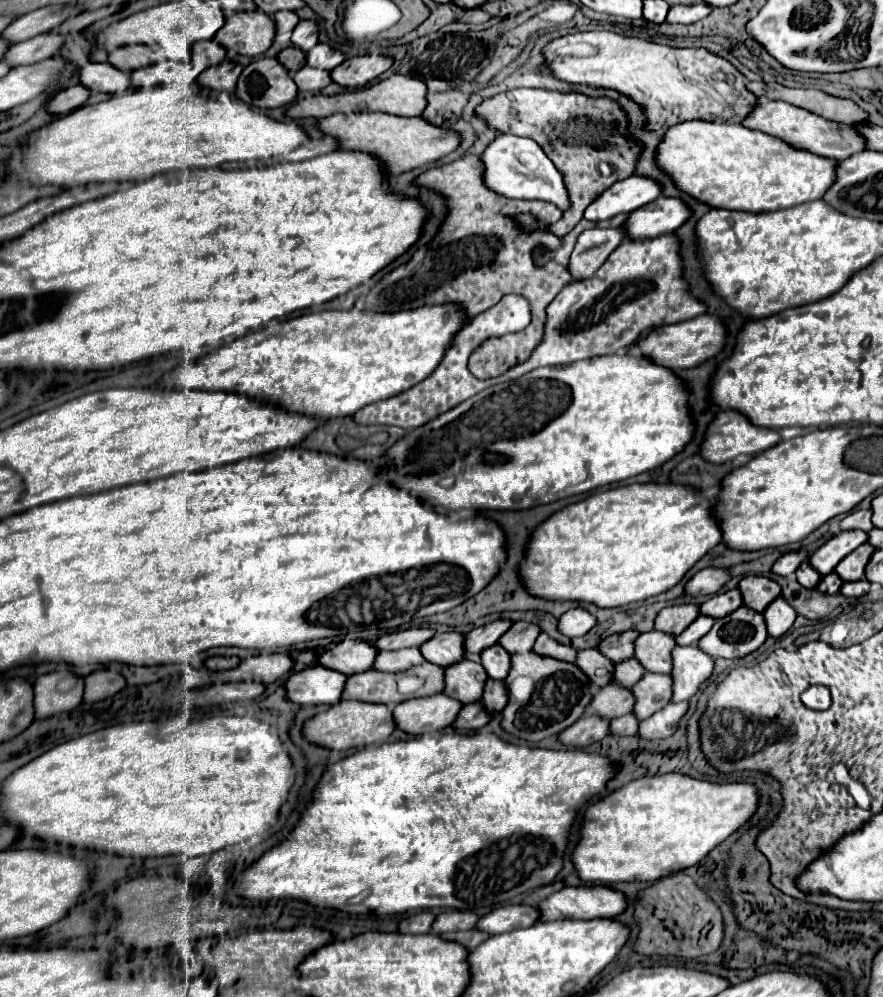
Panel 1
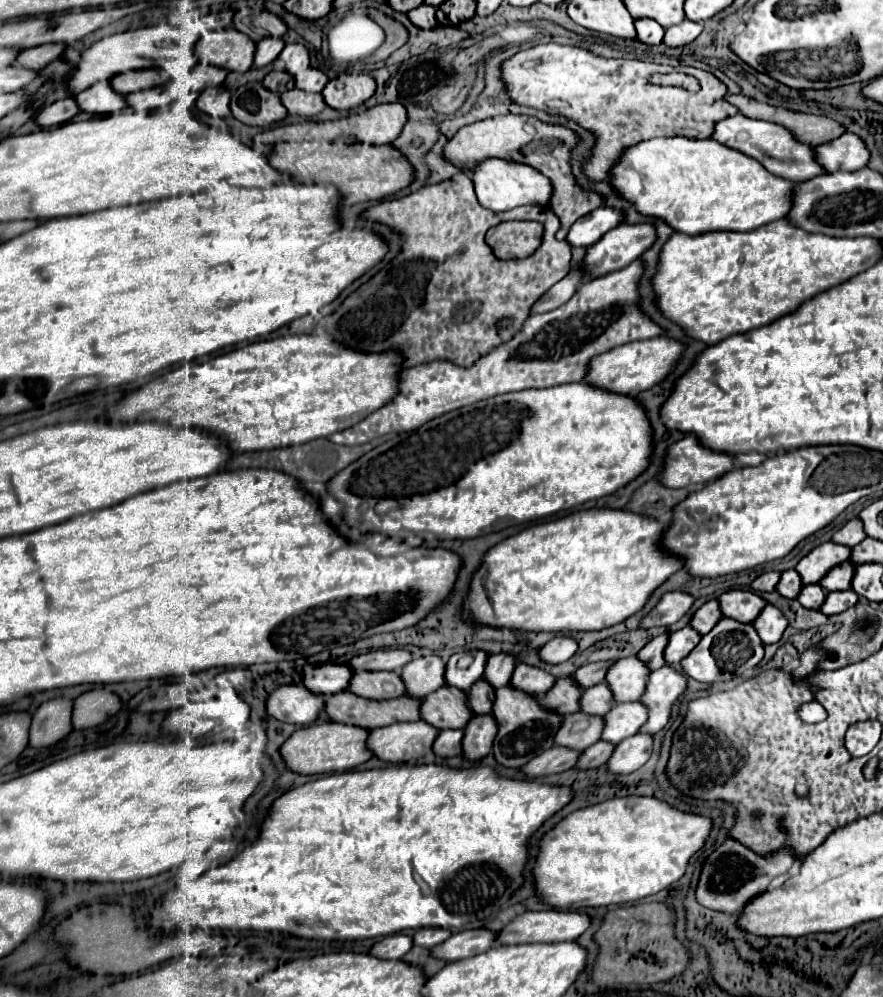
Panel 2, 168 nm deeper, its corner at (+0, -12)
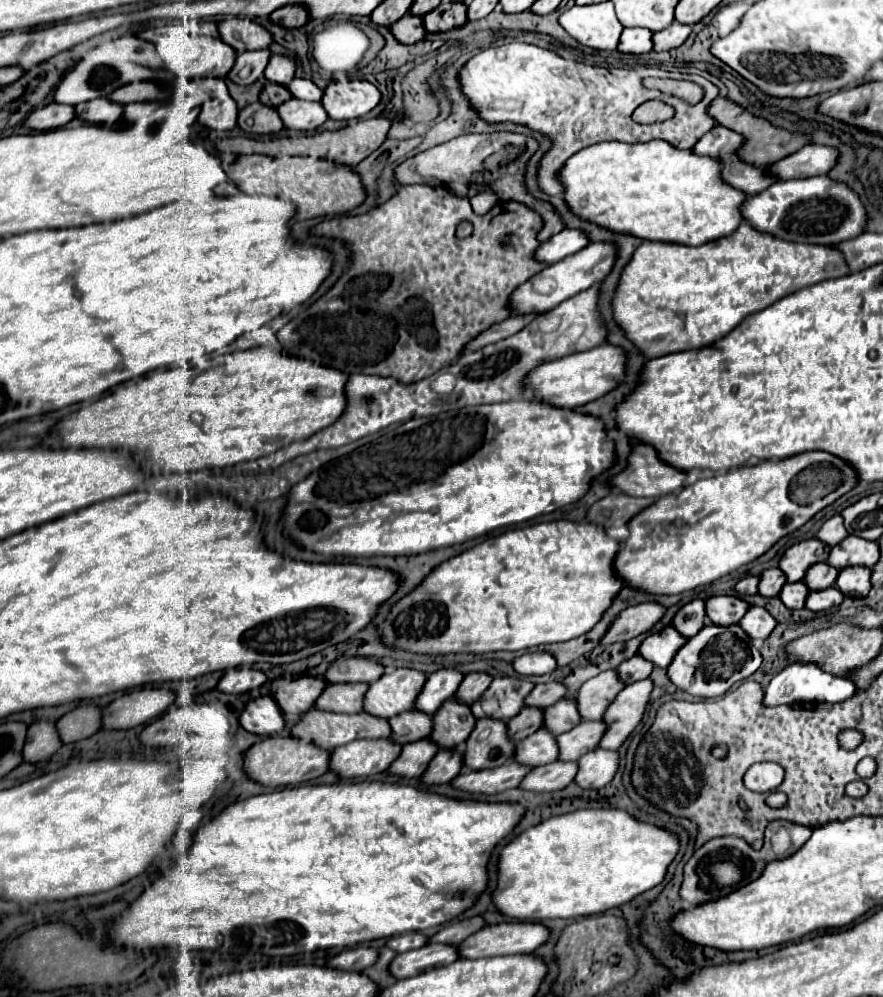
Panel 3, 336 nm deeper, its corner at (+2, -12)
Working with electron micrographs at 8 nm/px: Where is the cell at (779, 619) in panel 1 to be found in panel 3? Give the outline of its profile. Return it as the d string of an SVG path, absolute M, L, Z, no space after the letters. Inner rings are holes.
M752 606L752 608L746 612L746 616L742 618L740 626L748 632L750 638L754 638L754 640L766 640L766 638L772 634L772 630L778 626L778 622L776 622L774 616L772 616L770 612L766 612L764 608Z

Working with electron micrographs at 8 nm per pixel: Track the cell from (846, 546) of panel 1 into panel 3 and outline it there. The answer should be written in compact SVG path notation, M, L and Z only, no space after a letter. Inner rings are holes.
M818 538L804 540L800 544L790 546L784 552L784 556L780 560L780 568L786 574L788 582L800 582L800 580L804 580L810 566L814 566L818 562L826 562L830 550L832 548Z

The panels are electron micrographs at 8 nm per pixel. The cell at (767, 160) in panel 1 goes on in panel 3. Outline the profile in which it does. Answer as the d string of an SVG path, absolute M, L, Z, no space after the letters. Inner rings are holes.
M650 140L642 144L602 142L594 144L570 160L560 172L566 186L566 202L584 220L596 222L608 230L620 234L632 234L644 240L678 242L686 246L706 244L724 238L744 222L742 204L750 198L742 190L734 190L722 176L722 162L712 156L698 156L694 150L680 150L662 140Z

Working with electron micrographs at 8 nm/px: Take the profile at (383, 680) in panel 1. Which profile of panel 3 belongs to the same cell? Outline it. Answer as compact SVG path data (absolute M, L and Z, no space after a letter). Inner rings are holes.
M308 710L304 718L292 728L296 738L312 738L326 750L334 750L358 738L386 738L392 734L386 718L358 712L358 714L336 714L324 710Z

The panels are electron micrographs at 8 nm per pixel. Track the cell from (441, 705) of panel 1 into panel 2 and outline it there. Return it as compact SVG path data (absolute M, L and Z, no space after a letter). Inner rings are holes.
M422 720L390 724L368 732L368 750L384 762L412 762L432 750L438 730Z

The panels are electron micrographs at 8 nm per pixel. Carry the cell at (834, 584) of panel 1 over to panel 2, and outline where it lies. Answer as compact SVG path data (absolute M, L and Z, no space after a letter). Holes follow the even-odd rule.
M806 584L806 586L802 586L802 590L800 590L800 594L798 594L796 600L798 600L804 608L818 610L818 608L822 606L824 598L826 598L826 594L824 594L824 590L820 590L818 584L812 584L812 586Z

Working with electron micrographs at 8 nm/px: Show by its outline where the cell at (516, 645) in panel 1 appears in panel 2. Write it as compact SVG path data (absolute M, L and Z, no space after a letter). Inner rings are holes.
M494 654L488 658L486 662L486 670L484 670L484 680L492 686L492 688L500 688L500 686L506 686L510 676L512 676L512 670L514 670L516 662L512 656L508 654Z

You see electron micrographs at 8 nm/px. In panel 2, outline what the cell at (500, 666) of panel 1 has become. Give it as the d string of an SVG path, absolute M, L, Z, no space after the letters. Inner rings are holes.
M478 680L468 692L468 710L472 710L472 716L476 714L490 714L492 700L494 700L494 688L482 680Z

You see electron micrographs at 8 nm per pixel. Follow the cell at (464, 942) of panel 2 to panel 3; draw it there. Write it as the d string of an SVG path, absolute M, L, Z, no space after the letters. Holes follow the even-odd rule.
M426 944L418 950L398 954L390 964L390 972L396 978L410 978L414 974L422 974L426 970L452 964L456 960L458 960L456 944Z

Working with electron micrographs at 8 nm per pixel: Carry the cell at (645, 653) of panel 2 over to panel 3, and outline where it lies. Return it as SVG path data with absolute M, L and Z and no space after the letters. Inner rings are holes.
M634 654L632 658L624 660L620 666L618 666L618 672L620 672L620 678L624 678L626 684L632 684L636 680L642 680L642 678L648 678L650 672L652 672L652 662L644 660L640 654Z

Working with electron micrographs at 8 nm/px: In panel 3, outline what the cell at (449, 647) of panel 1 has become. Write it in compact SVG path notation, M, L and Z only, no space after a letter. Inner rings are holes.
M396 668L394 672L384 674L378 682L370 684L364 710L382 718L392 718L394 714L406 712L414 708L424 682L424 672L414 668Z

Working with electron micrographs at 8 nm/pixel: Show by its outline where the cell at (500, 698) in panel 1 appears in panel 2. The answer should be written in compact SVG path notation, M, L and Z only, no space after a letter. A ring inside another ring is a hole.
M474 716L468 726L464 728L462 738L462 756L468 762L482 760L490 748L492 740L496 736L496 722L492 716Z

